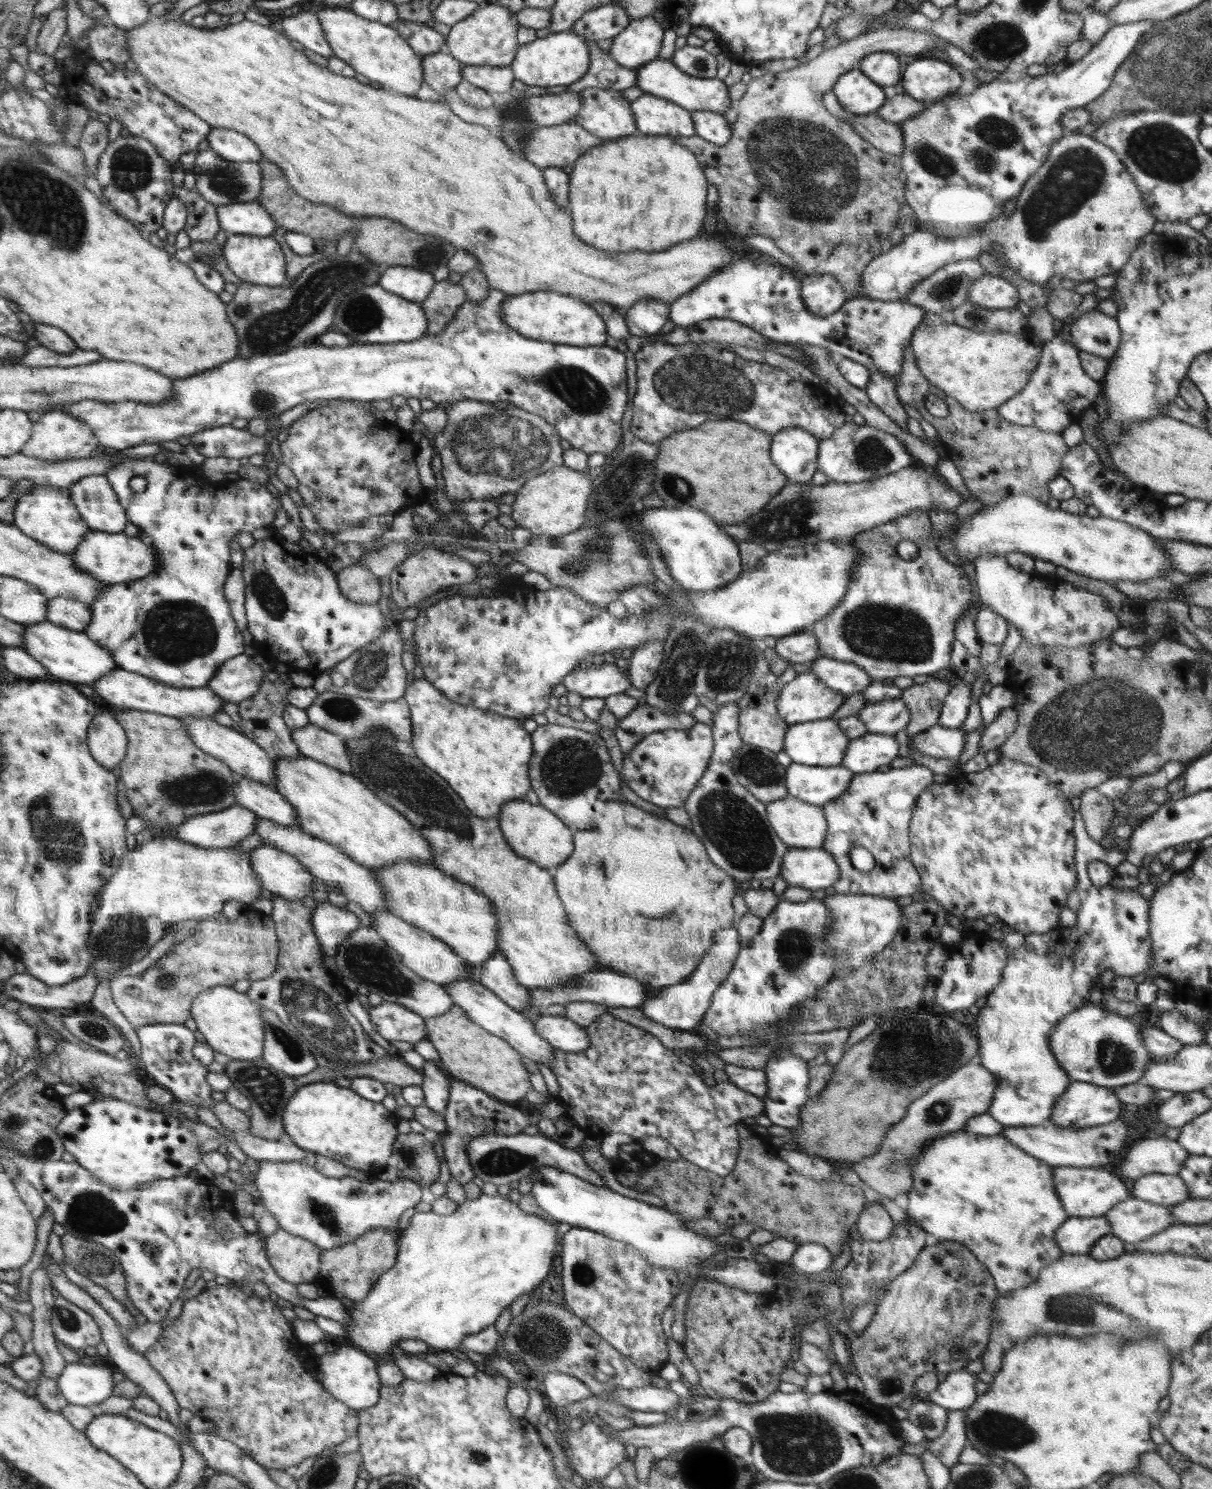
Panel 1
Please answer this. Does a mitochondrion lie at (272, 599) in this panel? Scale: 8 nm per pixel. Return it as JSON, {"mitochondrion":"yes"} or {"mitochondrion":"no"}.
{"mitochondrion":"yes"}

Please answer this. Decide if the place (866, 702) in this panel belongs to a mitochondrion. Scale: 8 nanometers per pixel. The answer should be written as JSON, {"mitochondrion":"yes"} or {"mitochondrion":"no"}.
{"mitochondrion":"no"}

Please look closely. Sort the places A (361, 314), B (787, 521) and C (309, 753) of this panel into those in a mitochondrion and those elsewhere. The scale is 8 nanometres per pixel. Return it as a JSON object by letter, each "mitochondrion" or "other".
{"A":"mitochondrion","B":"mitochondrion","C":"other"}

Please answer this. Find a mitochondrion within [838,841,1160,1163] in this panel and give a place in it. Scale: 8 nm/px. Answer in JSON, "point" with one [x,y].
{"point":[913,1050]}

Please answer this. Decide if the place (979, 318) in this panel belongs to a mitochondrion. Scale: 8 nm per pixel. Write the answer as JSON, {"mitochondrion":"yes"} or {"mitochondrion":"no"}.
{"mitochondrion":"yes"}

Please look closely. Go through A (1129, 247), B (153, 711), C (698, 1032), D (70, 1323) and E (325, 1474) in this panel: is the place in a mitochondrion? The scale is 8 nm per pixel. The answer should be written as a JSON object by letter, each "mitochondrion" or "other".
{"A":"other","B":"other","C":"other","D":"mitochondrion","E":"mitochondrion"}

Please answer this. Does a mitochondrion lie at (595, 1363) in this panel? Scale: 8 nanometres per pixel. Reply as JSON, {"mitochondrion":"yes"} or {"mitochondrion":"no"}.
{"mitochondrion":"yes"}

